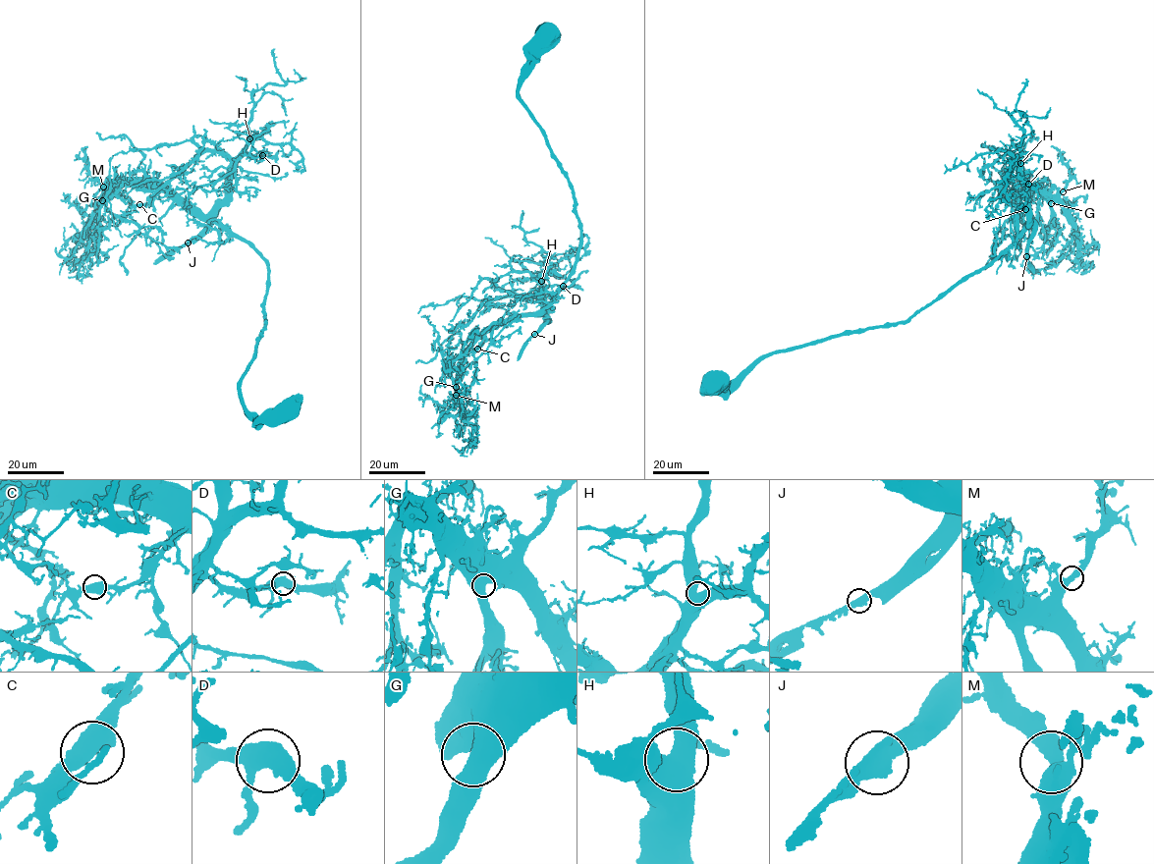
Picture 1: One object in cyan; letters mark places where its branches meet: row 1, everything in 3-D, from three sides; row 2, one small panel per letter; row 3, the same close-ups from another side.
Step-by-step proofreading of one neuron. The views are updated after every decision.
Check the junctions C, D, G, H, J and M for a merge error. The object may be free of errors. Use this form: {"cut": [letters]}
{"cut": []}

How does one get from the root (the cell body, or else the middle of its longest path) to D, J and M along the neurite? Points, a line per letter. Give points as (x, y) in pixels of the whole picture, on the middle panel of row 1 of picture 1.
D: (547, 32), (517, 94), (570, 184), (581, 231), (573, 273), (544, 311), (544, 288), (563, 286)
J: (547, 32), (517, 94), (570, 184), (581, 237), (573, 273), (543, 310), (549, 320), (533, 334)
M: (547, 32), (517, 94), (570, 184), (581, 231), (577, 260), (551, 302), (477, 339), (463, 359), (456, 395)

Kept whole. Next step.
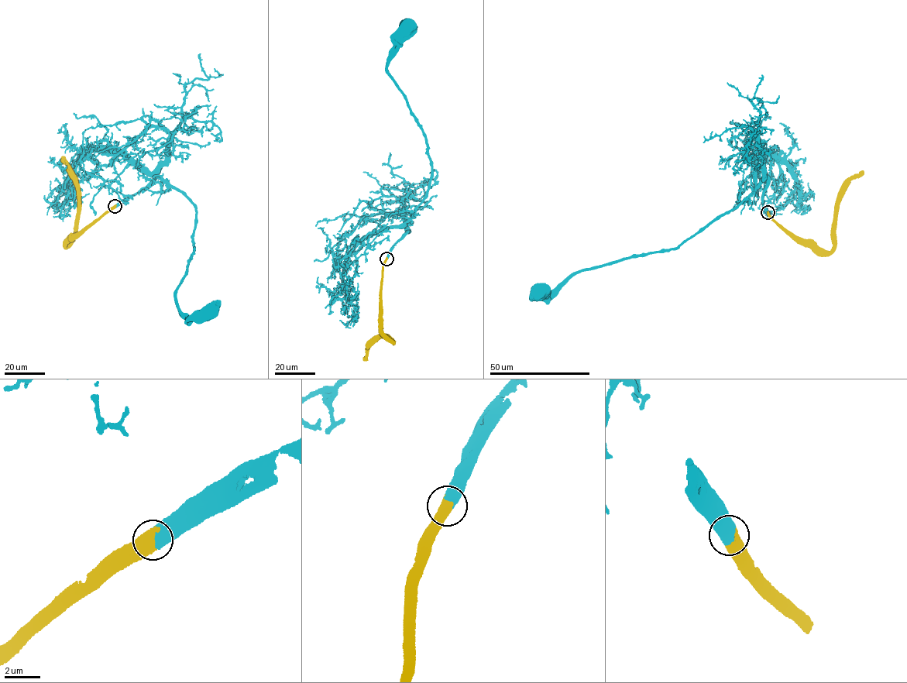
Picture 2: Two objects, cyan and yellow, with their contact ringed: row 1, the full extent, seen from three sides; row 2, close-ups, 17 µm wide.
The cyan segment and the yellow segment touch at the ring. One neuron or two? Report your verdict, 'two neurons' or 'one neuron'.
one neuron

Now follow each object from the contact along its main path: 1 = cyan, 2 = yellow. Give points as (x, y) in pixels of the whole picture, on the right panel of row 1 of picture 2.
1: (767, 213), (762, 198), (765, 180), (736, 206), (675, 248), (581, 269), (549, 295), (541, 298), (537, 293)
2: (767, 213), (795, 235), (812, 241), (821, 250), (830, 251), (836, 207), (846, 185), (862, 170)

